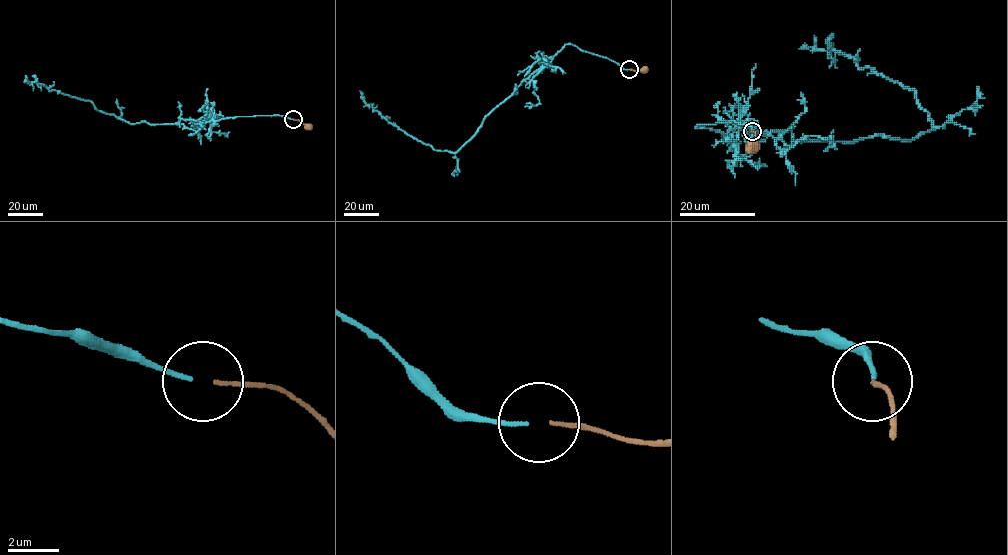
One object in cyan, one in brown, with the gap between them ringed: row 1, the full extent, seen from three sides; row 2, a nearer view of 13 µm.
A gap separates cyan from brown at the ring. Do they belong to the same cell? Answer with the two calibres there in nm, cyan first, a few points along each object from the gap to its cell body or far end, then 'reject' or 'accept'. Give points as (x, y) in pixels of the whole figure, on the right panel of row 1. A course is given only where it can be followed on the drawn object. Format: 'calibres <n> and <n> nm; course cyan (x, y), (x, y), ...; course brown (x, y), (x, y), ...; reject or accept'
calibres 160 and 150 nm; course cyan (752, 130), (734, 121), (696, 127), (842, 142), (913, 140), (933, 128), (913, 90), (831, 49), (799, 48); course brown (752, 131), (755, 133), (752, 145); accept

